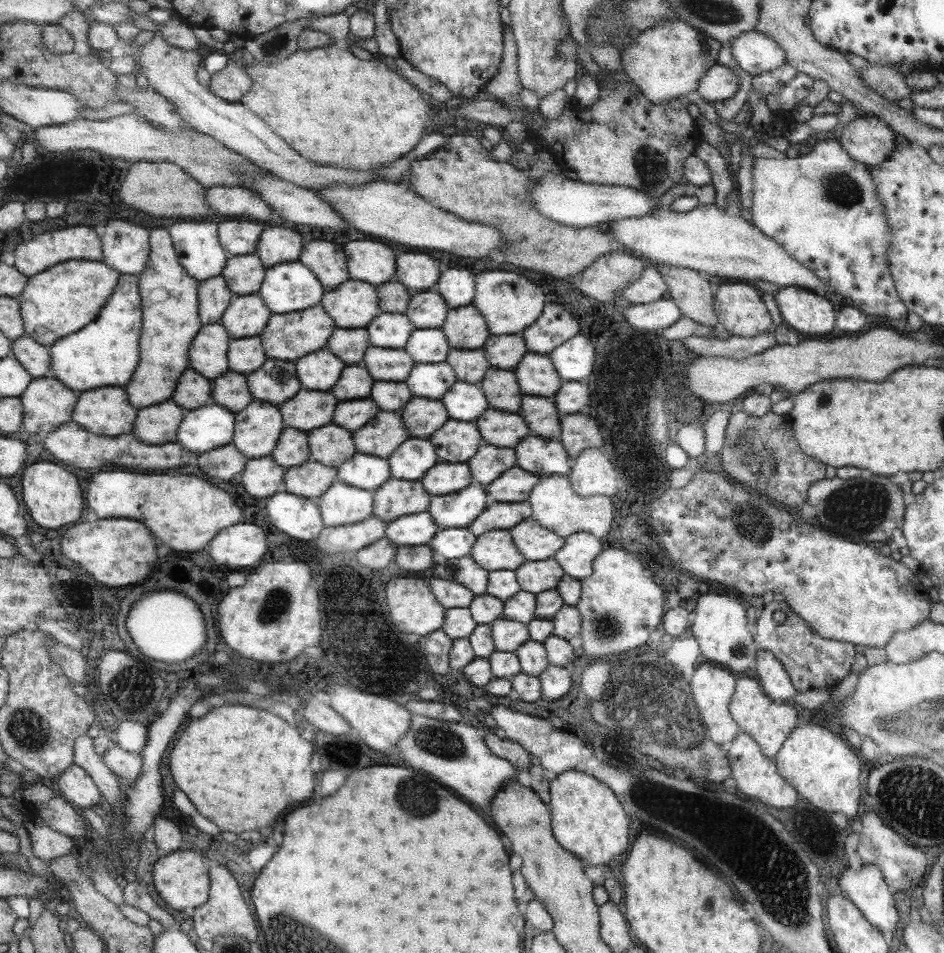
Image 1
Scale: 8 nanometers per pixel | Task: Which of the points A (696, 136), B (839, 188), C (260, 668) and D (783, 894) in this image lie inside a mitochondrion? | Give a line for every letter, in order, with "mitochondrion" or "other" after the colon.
A: other
B: mitochondrion
C: other
D: mitochondrion

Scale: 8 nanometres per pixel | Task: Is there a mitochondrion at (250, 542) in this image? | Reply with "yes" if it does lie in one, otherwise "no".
no

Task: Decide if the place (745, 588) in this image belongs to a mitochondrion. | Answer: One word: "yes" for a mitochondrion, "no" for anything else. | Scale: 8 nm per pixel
no

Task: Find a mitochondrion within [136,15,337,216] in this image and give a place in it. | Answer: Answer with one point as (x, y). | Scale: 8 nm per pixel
(280, 41)

